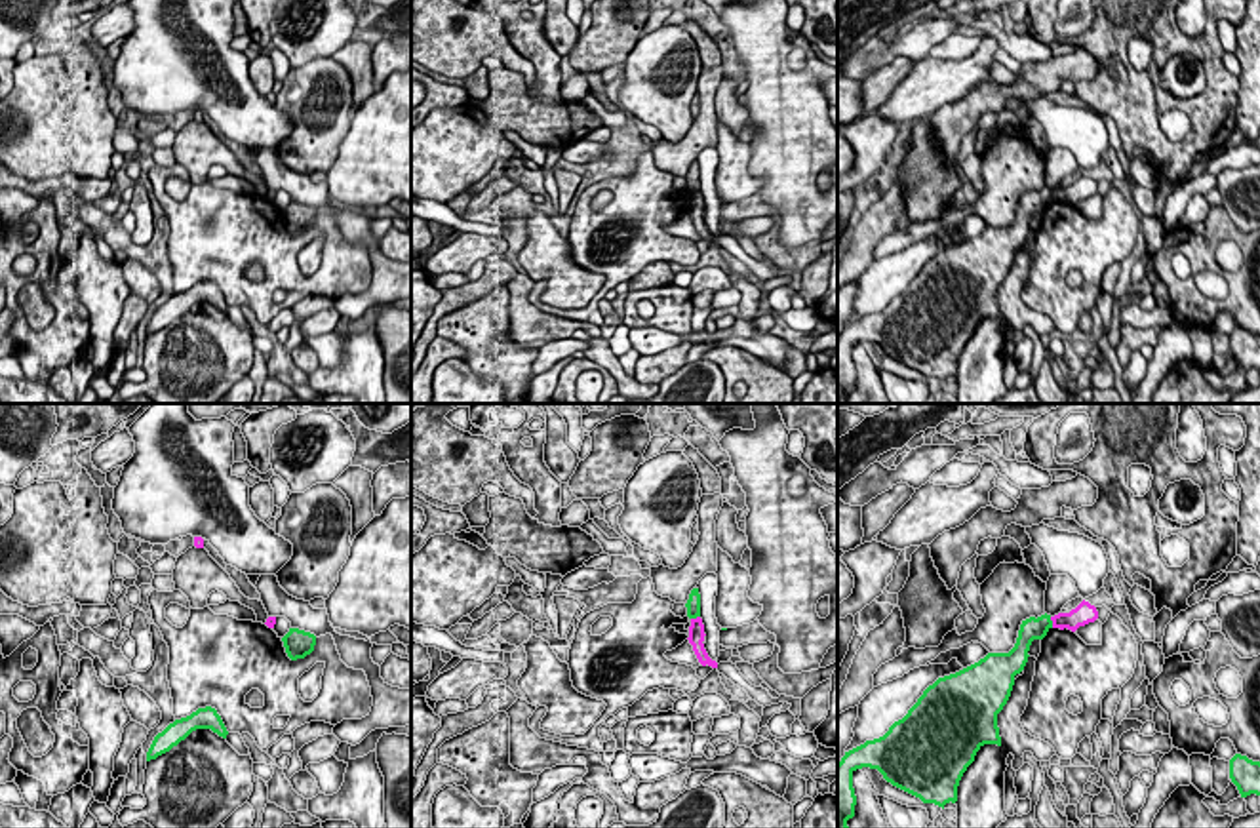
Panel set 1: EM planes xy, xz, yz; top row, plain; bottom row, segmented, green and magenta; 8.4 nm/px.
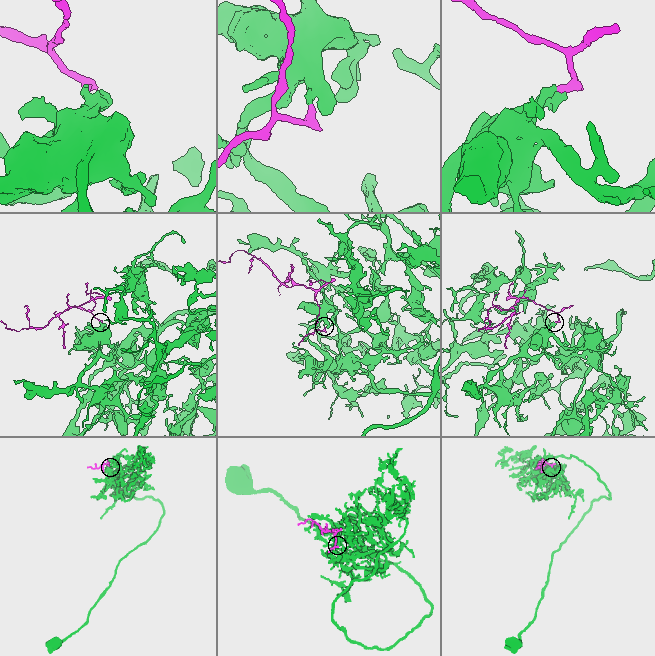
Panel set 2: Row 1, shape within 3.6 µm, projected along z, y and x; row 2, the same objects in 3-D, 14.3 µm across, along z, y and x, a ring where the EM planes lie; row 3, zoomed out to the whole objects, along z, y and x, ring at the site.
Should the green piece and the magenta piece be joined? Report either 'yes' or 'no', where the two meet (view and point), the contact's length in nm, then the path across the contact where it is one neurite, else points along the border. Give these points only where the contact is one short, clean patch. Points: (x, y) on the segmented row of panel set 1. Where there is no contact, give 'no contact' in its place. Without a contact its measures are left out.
no; contact yz (1051, 623); length 100 nm; border yz (1049, 617), (1053, 627)

